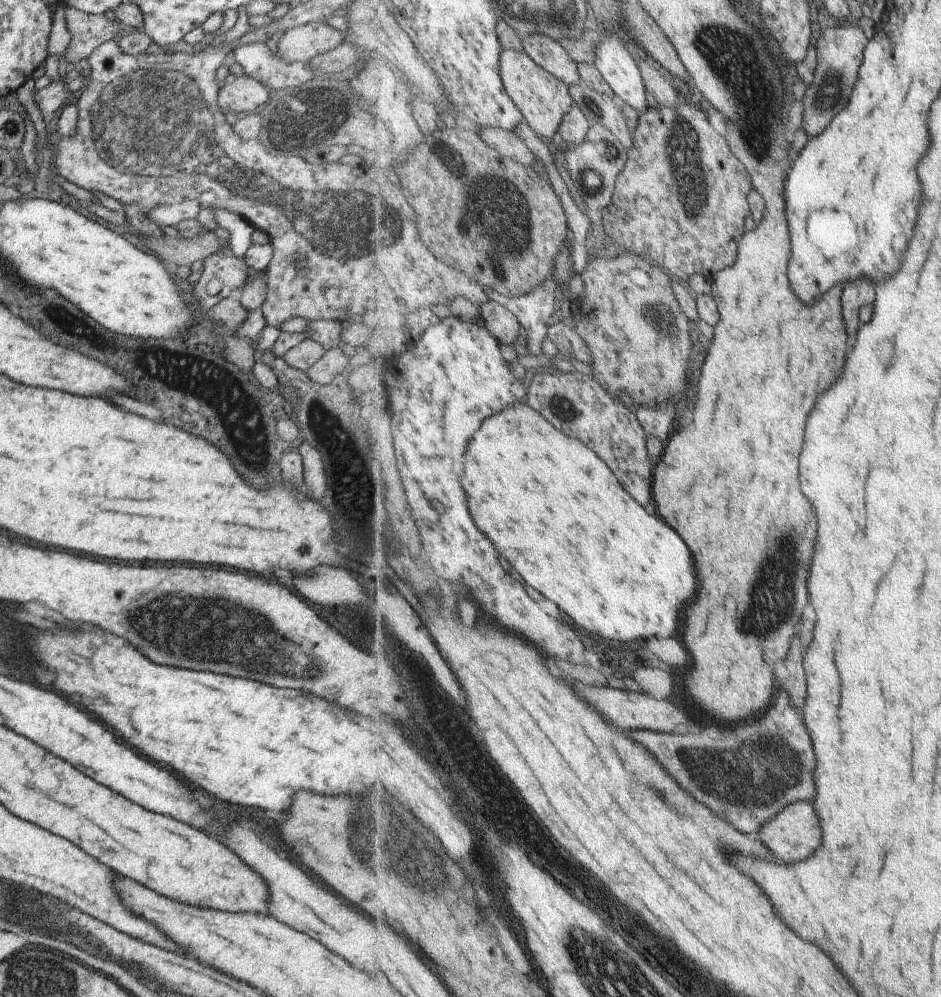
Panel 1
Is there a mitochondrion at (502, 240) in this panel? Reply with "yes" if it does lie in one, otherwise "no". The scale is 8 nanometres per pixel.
yes

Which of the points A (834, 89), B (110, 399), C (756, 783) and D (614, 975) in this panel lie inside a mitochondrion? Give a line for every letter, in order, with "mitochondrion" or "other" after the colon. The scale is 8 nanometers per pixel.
A: mitochondrion
B: other
C: mitochondrion
D: mitochondrion

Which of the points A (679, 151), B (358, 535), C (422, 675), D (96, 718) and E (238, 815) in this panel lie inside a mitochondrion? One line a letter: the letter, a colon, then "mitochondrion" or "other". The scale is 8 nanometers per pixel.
A: mitochondrion
B: mitochondrion
C: other
D: other
E: other

